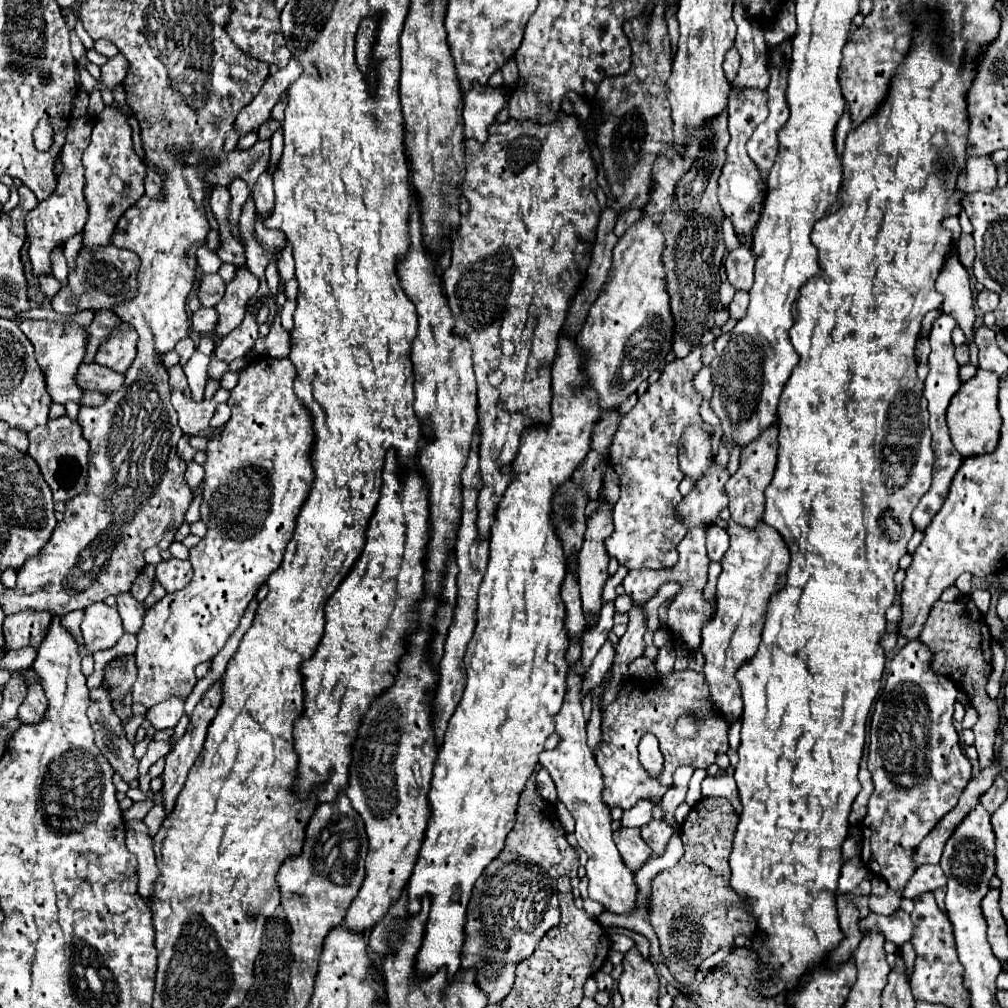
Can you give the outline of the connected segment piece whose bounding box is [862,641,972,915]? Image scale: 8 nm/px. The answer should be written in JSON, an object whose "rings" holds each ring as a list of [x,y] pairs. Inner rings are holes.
{"rings":[[[922,641],[906,643],[900,653],[892,659],[884,691],[876,699],[872,721],[870,721],[870,753],[868,771],[872,773],[874,793],[868,803],[868,815],[862,821],[862,861],[878,877],[888,883],[888,895],[870,899],[870,911],[878,915],[892,915],[900,909],[902,887],[914,875],[916,865],[912,859],[914,849],[934,829],[934,825],[956,807],[960,793],[972,779],[972,767],[966,755],[960,751],[958,733],[954,729],[952,713],[956,701],[956,685],[932,671],[932,651]]]}

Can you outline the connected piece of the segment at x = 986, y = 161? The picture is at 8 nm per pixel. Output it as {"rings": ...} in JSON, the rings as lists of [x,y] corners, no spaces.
{"rings":[[[990,155],[970,157],[966,163],[966,173],[958,177],[958,187],[962,187],[964,193],[992,191],[996,187],[996,165]]]}

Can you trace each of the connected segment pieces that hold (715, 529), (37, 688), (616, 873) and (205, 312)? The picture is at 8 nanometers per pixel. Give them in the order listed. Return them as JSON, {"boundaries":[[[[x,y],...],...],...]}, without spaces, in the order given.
{"boundaries":[[[[710,525],[706,531],[706,551],[712,561],[720,561],[728,549],[728,535],[722,527]]],[[[34,683],[28,687],[28,695],[18,709],[18,719],[26,725],[34,725],[42,721],[42,715],[46,715],[46,695],[42,685]]],[[[572,669],[568,673],[568,693],[564,697],[564,705],[560,713],[554,717],[556,733],[562,737],[558,747],[552,751],[540,753],[540,765],[550,773],[552,781],[558,789],[558,799],[566,805],[570,815],[576,819],[576,839],[578,845],[586,851],[586,877],[588,877],[588,897],[602,903],[604,911],[628,915],[636,907],[638,885],[634,881],[634,873],[626,871],[626,865],[620,859],[620,853],[612,841],[610,829],[610,807],[602,803],[602,775],[594,761],[594,753],[586,745],[586,721],[580,705],[580,683],[582,677]]],[[[198,309],[196,313],[190,315],[190,323],[192,323],[192,331],[196,333],[206,333],[206,331],[212,331],[216,327],[216,321],[218,321],[218,313],[216,309]]]]}

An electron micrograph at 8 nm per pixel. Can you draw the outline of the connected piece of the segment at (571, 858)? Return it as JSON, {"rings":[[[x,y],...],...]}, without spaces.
{"rings":[[[532,775],[520,795],[516,825],[508,833],[506,849],[476,881],[468,903],[462,969],[476,971],[478,987],[486,991],[488,1003],[498,1003],[510,993],[516,965],[534,951],[548,929],[558,925],[560,909],[556,881],[560,875],[576,877],[576,873],[578,853],[566,841],[556,805],[544,801],[536,793],[536,775]]]}

